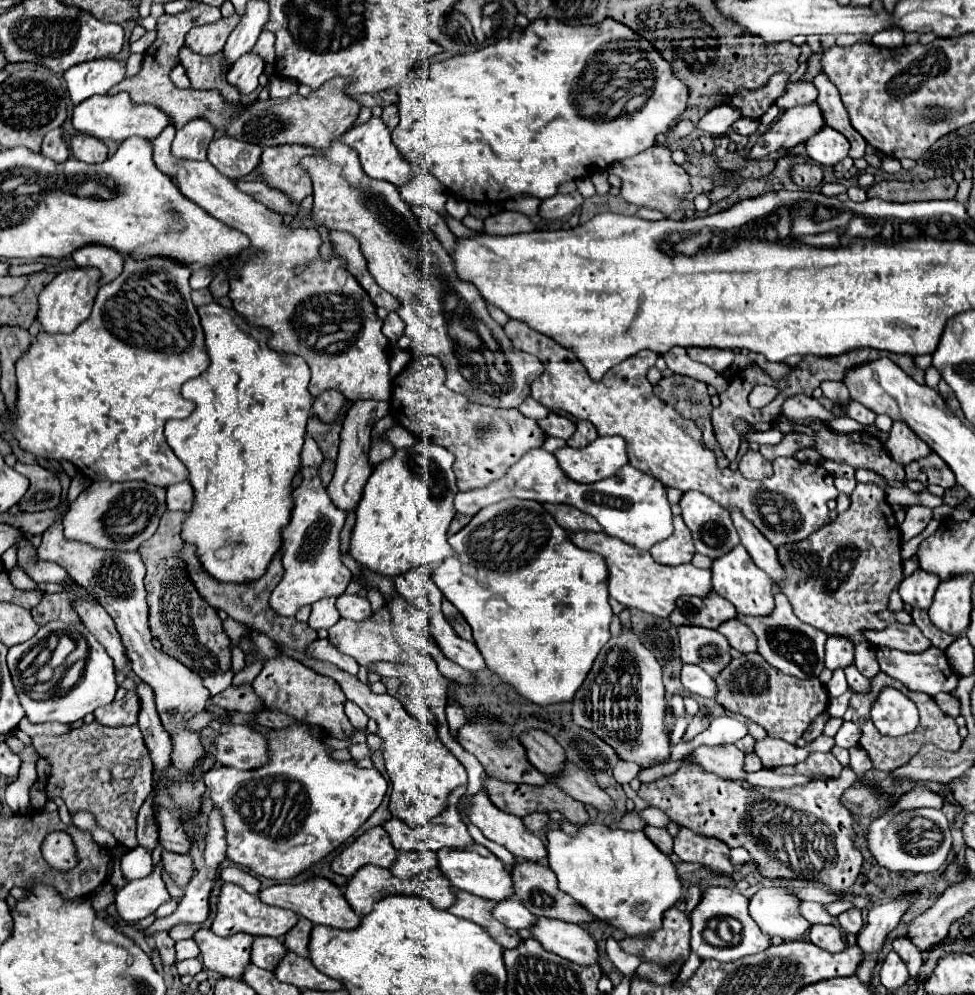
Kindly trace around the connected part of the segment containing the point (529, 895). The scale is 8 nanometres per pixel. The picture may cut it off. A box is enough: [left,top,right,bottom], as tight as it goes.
[512,861,594,923]

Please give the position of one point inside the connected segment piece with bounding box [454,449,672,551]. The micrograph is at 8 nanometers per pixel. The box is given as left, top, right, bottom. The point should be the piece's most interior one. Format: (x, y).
(630, 505)

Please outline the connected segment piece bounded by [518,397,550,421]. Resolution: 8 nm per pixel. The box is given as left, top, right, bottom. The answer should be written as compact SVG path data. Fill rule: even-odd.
M528 397L528 399L518 407L518 411L520 411L522 415L530 417L530 419L536 419L536 421L546 419L546 415L550 413L542 403L538 403L538 401L536 401L536 399L532 399L532 397Z

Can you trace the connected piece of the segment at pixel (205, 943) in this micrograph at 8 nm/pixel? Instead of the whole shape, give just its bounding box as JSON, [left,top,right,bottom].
[194,927,252,977]

